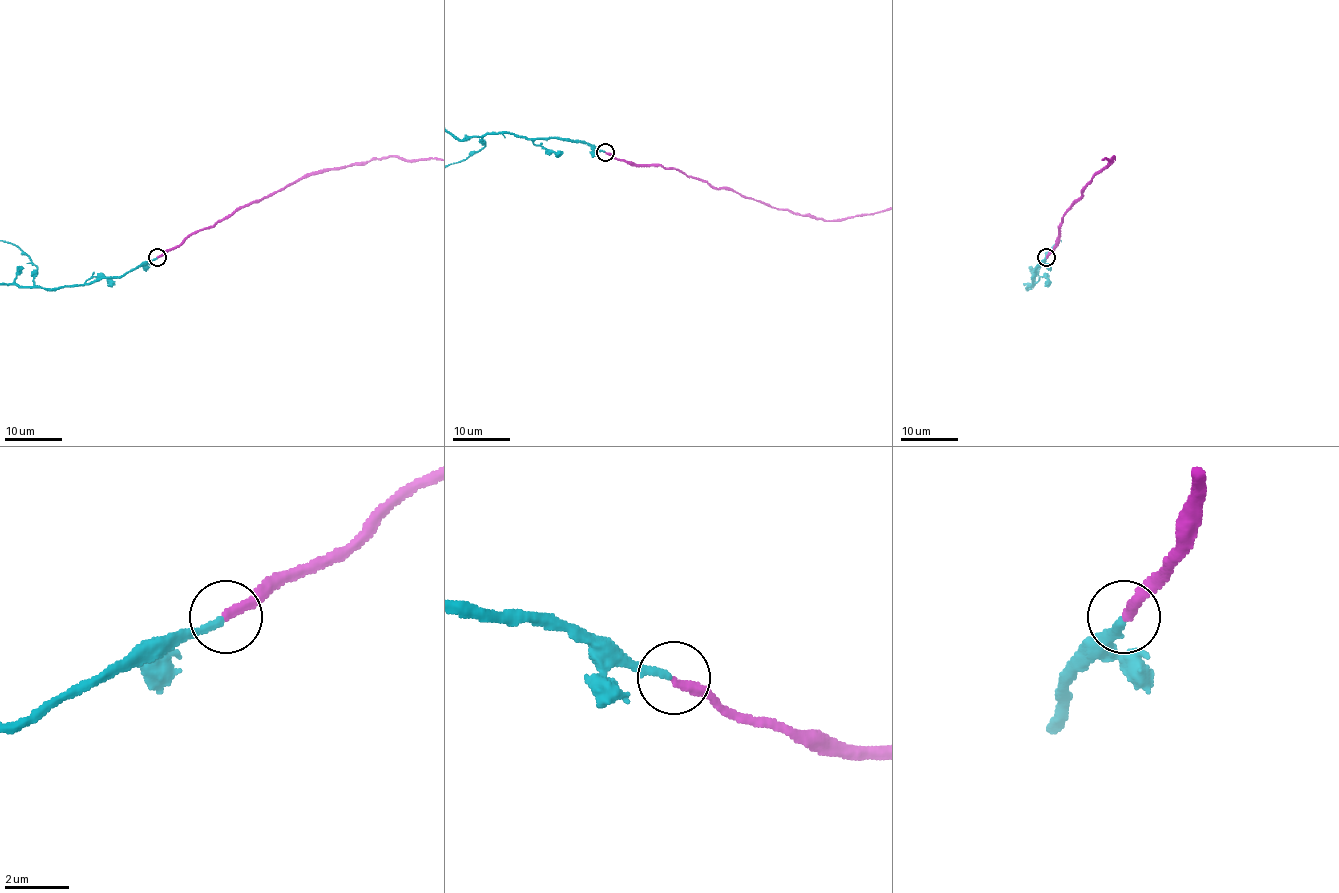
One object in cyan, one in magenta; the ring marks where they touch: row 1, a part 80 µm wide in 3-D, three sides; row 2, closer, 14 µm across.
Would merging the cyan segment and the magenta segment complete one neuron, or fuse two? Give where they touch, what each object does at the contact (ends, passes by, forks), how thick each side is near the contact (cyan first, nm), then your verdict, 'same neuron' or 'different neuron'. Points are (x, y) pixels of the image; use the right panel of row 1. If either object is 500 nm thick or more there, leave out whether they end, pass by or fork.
(1046, 257) | cyan ends | magenta ends | 220/280 nm | same neuron

